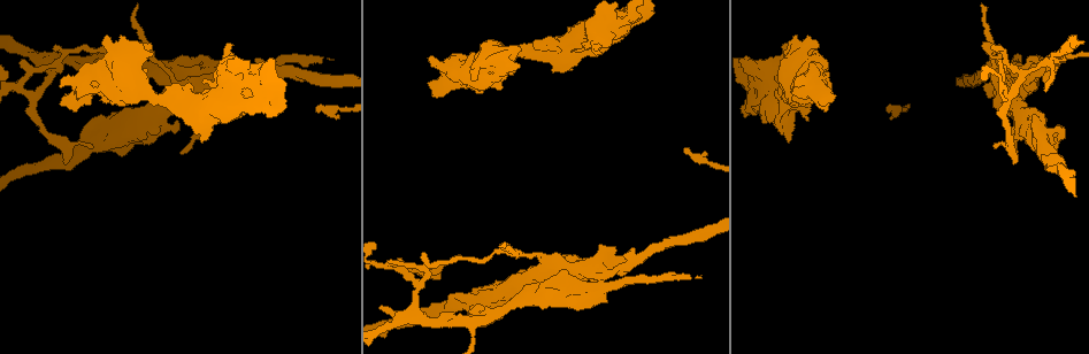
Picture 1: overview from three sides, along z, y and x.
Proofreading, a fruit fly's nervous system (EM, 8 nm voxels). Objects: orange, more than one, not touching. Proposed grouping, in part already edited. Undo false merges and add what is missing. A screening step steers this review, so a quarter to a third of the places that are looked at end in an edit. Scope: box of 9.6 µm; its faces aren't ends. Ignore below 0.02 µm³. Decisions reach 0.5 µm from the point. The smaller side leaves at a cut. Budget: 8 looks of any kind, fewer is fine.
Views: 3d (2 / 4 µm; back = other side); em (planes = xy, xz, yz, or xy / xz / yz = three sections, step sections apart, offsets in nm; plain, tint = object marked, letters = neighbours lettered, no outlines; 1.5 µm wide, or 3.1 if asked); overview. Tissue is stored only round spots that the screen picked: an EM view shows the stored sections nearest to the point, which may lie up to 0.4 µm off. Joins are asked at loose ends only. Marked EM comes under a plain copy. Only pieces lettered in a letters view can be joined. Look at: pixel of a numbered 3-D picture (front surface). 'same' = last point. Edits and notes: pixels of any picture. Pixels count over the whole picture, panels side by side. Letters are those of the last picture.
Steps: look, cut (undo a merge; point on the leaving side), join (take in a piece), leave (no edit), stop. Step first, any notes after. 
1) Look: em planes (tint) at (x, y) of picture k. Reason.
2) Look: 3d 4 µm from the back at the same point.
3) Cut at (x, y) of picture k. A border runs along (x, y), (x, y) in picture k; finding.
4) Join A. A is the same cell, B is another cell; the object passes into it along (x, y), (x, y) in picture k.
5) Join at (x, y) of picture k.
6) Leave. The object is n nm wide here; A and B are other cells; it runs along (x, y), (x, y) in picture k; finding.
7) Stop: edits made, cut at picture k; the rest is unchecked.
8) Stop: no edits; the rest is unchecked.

Look: em xy step 4 (letters) at (66, 162) of picture 1. Tapers out.

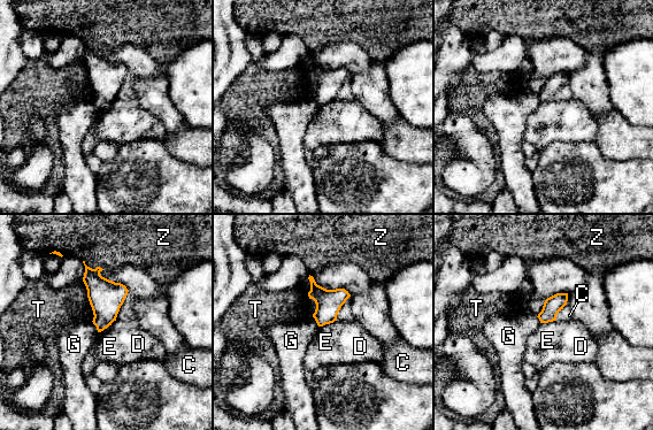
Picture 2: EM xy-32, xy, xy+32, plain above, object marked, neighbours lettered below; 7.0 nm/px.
Leave. The object is 120 nm wide here; C, D, E, G, T and Z are other cells; none of them fits.

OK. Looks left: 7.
Look: 3d 2 µm at (1045, 89) of picture 1. Thin end.

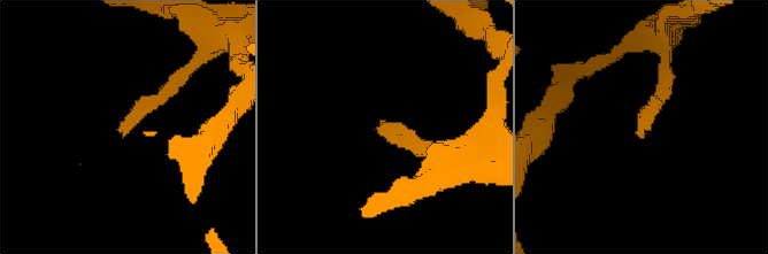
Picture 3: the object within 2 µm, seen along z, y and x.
Look: em planes (letters) at (384, 121) of picture 3.

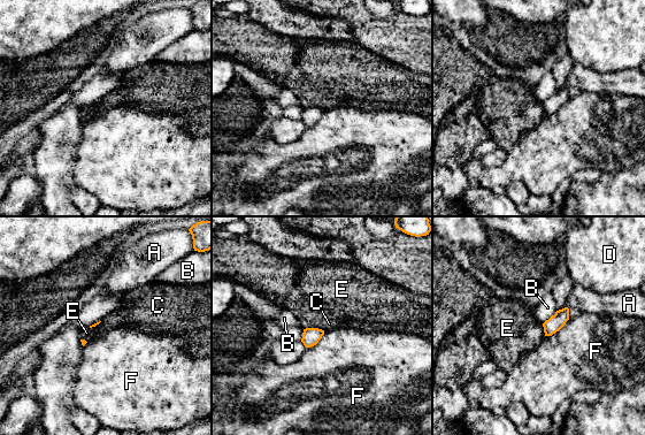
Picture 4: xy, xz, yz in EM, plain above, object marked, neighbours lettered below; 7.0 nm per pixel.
Leave. A, B, C, D, E and F are other cells; a border runs along (304, 328), (321, 328), (324, 330) in picture 4; none of them fits.

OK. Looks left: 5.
Look: 3d 2 µm at (472, 306) of picture 1. Branch stops here.

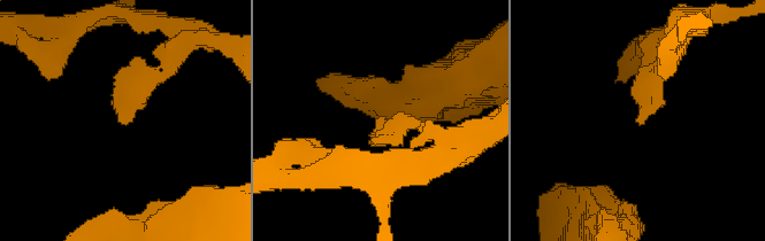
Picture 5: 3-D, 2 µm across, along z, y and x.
Look: em xy step 4 (tint) at (378, 118) of picture 5.

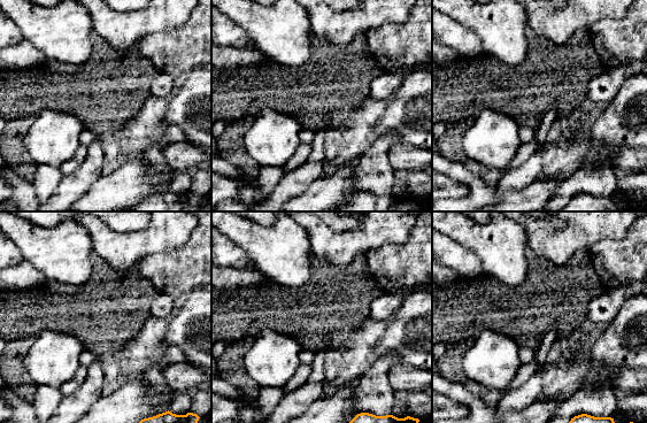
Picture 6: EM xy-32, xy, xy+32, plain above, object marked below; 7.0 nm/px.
Look: em xz step 8 (letters) at the same point. Cut it another way.

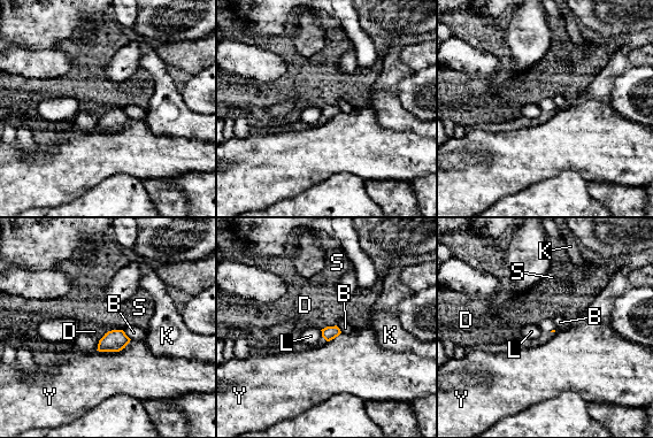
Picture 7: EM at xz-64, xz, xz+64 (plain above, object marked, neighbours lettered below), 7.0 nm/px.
Leave. B, D, K, L, S and Y are other cells; a border runs along (336, 324), (324, 327), (321, 330) in picture 7; no lettered piece goes on from it.

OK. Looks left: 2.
Stop: no edits; the rest is unchecked.

